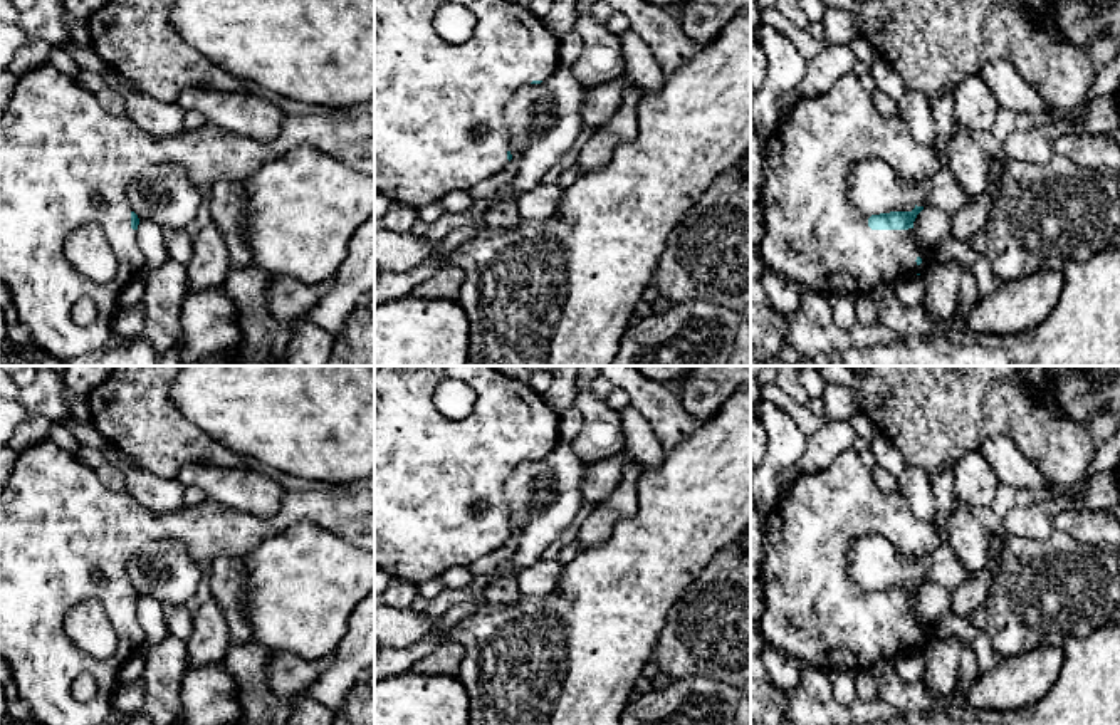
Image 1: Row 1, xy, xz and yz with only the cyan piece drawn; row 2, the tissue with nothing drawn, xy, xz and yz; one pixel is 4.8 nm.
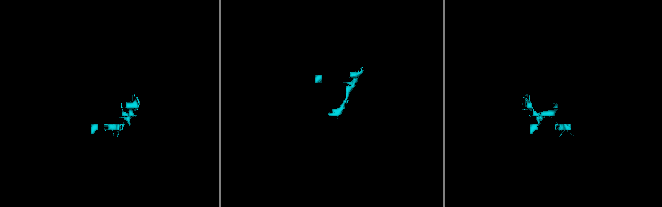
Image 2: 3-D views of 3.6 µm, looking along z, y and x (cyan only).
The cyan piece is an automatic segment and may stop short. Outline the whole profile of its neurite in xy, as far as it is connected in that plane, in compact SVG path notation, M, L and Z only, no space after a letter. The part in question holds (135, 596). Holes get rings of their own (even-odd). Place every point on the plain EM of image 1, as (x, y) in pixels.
M47 436L29 446L18 453L0 492L0 658L10 666L18 696L42 725L104 723L114 713L113 693L123 663L146 641L136 613L139 594L126 571L136 552L153 540L178 540L191 559L207 566L220 555L245 557L262 540L299 522L312 522L374 554L374 488L296 488L285 492L272 519L210 498L195 507L151 512L124 490L106 488L94 468ZM87 599L102 604L116 633L116 651L109 658L86 655L65 633L67 613ZM81 673L89 673L97 683L97 693L87 703L76 702L71 693Z

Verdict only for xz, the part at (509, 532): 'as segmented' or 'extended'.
extended

